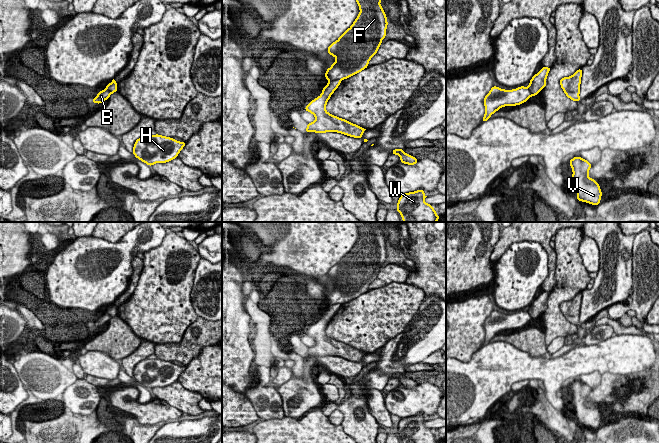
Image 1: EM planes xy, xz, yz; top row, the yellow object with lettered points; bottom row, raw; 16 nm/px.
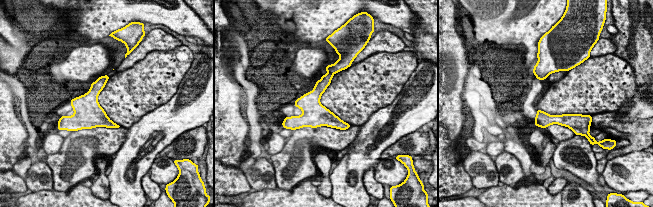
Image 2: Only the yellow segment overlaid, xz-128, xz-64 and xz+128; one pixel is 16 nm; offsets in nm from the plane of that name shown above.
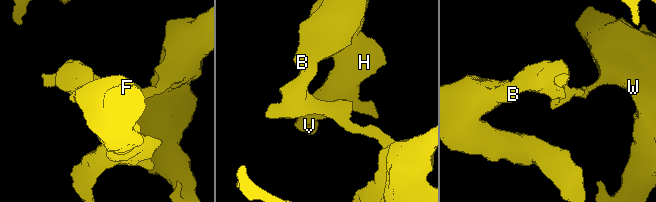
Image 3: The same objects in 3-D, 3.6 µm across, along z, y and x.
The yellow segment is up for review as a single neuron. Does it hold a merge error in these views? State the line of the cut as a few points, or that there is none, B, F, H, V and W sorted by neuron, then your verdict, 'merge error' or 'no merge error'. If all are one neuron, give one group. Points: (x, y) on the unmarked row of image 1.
cut in xz along (340, 303), (334, 303), (329, 306); B F H V / W; merge error

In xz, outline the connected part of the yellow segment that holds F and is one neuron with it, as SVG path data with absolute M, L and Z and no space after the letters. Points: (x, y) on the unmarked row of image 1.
M354 222L359 229L360 237L354 247L347 253L337 265L333 266L327 273L334 280L335 286L324 299L329 306L333 304L344 304L368 291L370 283L377 277L386 260L388 249L387 241L380 229L381 222Z

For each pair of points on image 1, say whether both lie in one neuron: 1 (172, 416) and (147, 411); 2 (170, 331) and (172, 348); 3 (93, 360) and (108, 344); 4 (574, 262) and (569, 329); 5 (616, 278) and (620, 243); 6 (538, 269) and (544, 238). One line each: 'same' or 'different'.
1: same
2: different
3: different
4: same
5: same
6: different

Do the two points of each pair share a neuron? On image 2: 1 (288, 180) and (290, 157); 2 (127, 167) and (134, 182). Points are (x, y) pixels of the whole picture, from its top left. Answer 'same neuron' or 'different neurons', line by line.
1: same neuron
2: same neuron

